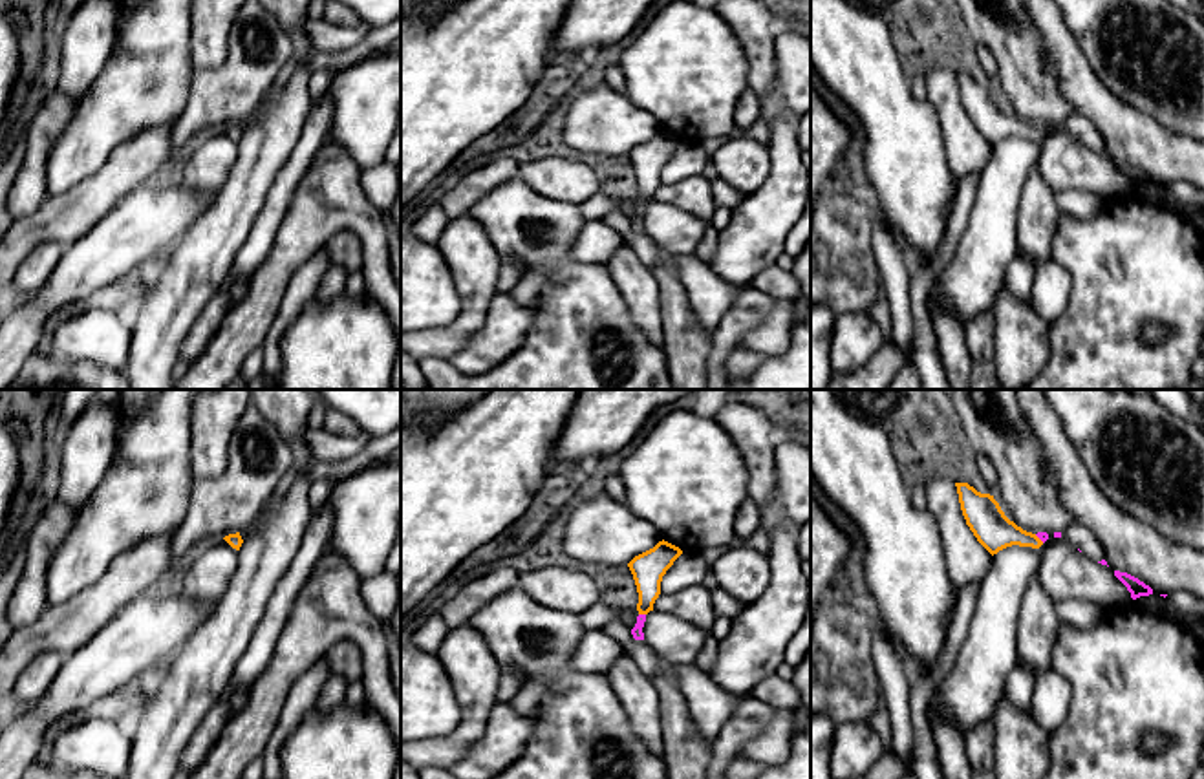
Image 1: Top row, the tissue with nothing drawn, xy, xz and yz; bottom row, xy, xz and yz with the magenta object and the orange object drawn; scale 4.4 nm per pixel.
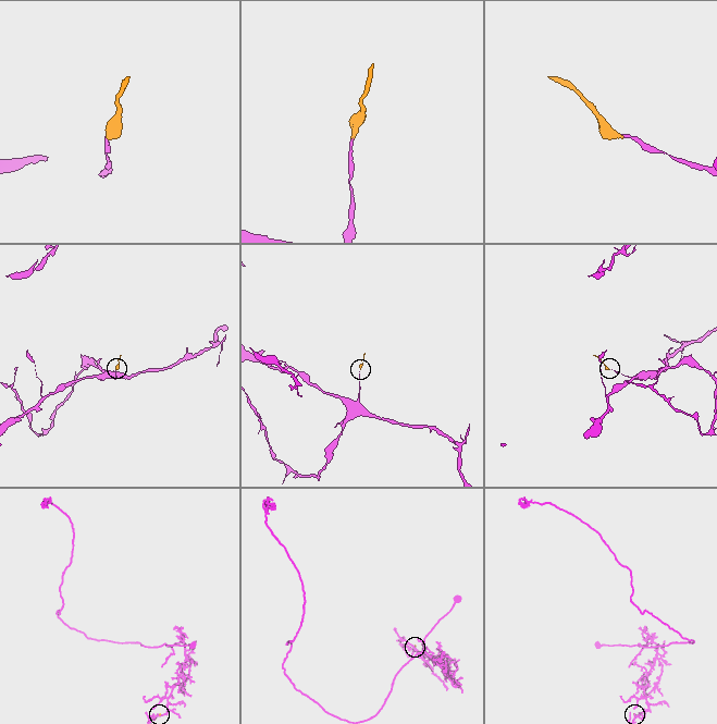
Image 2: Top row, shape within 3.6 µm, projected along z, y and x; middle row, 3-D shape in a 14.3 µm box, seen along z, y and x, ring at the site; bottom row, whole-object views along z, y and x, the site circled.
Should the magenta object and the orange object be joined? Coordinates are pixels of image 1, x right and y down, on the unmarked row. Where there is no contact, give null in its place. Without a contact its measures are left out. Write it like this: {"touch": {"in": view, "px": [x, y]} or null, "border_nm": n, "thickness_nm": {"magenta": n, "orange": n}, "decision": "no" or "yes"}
{"touch": {"in": "xz", "px": [643, 205]}, "border_nm": 30, "thickness_nm": {"magenta": 50, "orange": 140}, "decision": "yes"}

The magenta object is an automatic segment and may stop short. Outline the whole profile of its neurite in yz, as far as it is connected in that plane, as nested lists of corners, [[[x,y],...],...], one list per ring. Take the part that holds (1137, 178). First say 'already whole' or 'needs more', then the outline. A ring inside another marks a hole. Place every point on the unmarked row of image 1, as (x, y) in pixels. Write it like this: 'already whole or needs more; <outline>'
already whole; [[[1114,161],[1114,166],[1127,177],[1133,190],[1153,185],[1153,179],[1149,176],[1127,163]]]

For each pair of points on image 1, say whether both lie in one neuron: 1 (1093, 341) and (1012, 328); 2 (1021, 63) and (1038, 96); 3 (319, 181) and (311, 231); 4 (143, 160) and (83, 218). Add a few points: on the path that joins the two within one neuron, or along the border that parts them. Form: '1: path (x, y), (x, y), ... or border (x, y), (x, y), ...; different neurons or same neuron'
1: border (1049, 326), (1049, 359), (1042, 370); different neurons
2: path (1021, 70), (1021, 79), (1031, 88); same neuron
3: path (319, 194), (319, 209), (311, 218); same neuron
4: path (127, 170), (96, 202); same neuron

